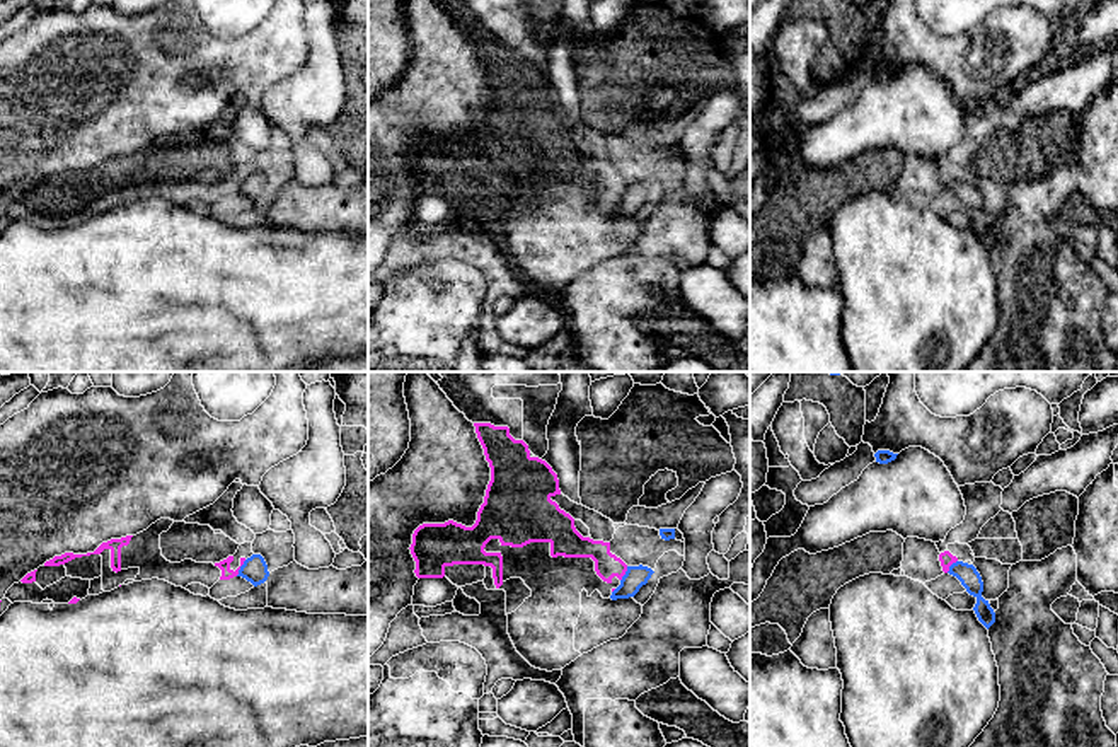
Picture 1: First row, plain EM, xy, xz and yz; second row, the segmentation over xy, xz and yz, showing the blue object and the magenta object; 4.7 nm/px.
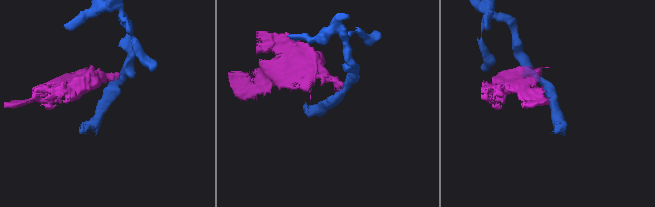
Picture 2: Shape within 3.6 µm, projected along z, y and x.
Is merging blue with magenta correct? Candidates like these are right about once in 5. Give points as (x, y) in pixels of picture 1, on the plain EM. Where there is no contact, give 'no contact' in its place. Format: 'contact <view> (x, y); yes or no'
contact xy (241, 186); no

